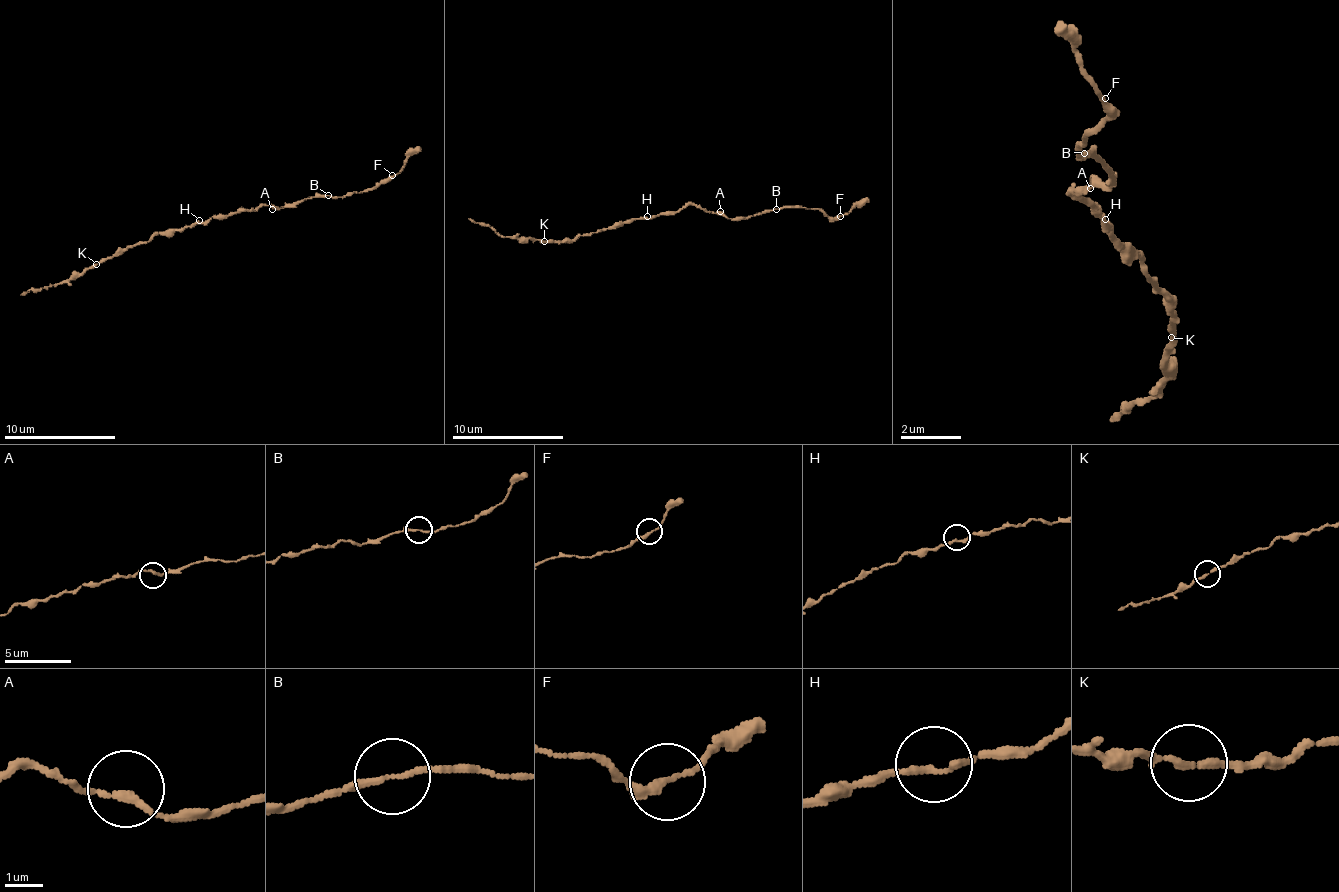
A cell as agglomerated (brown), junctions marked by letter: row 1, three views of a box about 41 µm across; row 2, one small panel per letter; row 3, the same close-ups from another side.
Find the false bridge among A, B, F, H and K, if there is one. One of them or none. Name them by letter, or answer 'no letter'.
no letter

